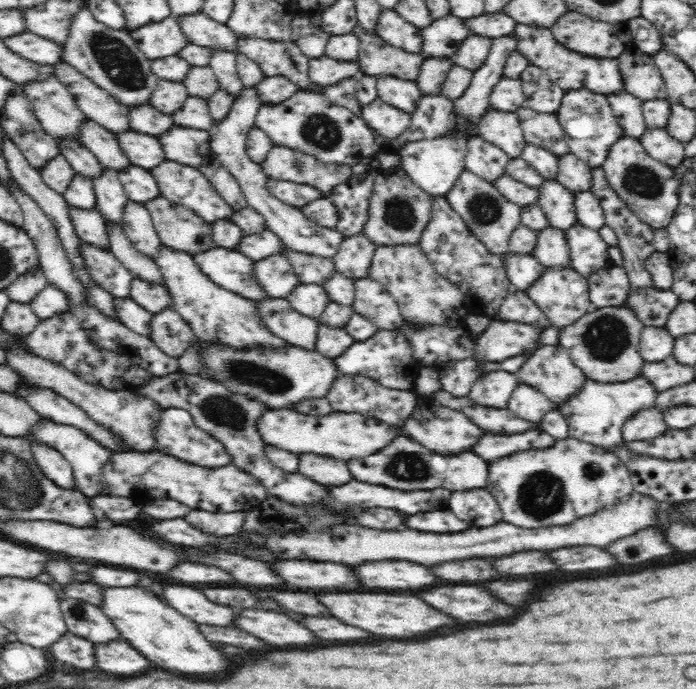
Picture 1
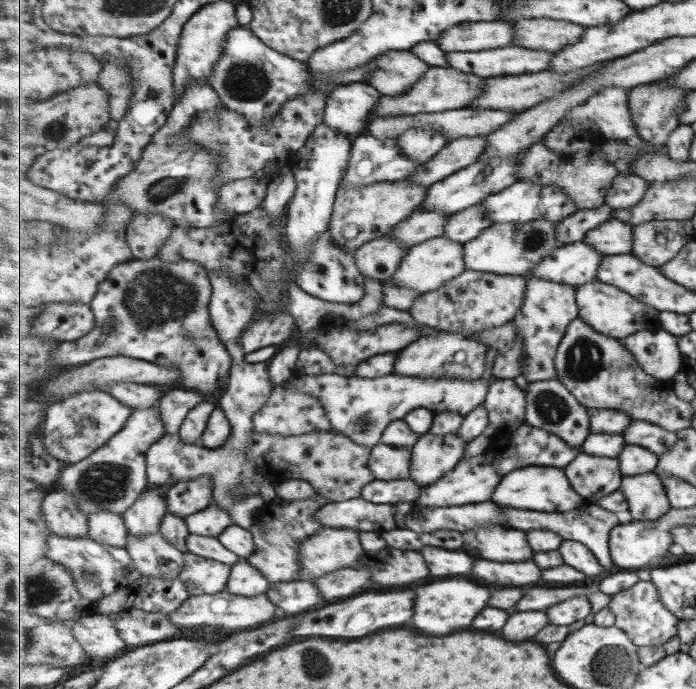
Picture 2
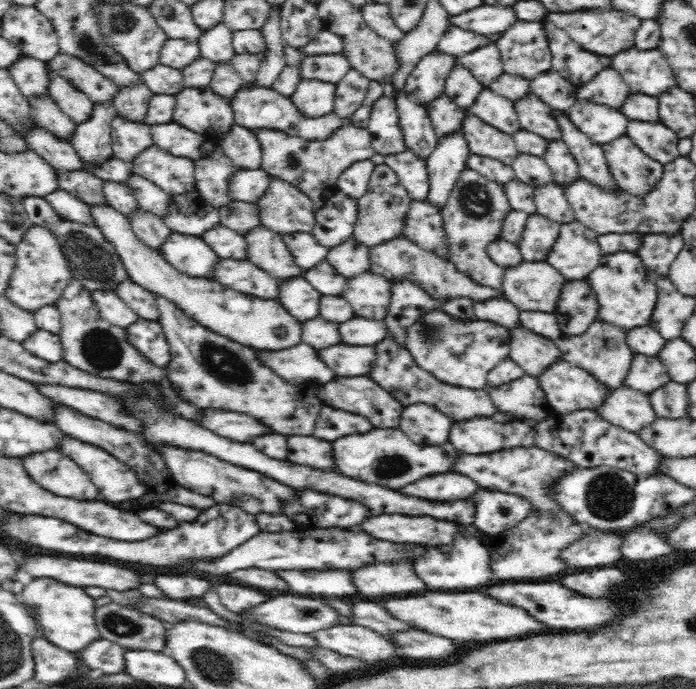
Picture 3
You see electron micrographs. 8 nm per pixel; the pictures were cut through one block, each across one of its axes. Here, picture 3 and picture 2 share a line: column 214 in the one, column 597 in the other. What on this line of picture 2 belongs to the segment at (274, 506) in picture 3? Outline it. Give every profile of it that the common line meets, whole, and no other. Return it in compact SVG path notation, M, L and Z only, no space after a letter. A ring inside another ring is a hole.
M579 453L565 470L569 472L569 480L573 480L573 488L591 502L598 502L600 498L619 491L622 485L618 458Z

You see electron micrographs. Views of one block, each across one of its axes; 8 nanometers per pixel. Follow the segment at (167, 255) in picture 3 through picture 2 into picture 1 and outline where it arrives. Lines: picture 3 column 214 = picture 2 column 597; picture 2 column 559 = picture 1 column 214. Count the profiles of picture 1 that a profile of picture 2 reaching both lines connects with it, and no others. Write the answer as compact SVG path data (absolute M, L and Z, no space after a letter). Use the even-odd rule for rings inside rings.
M217 246L193 259L200 270L222 288L254 302L272 299L256 278L255 260L244 253Z

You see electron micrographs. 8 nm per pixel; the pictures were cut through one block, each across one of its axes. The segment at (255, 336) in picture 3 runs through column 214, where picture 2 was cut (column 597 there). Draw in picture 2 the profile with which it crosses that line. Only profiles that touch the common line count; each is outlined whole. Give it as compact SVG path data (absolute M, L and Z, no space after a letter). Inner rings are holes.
M595 280L576 287L576 299L580 307L580 317L597 332L609 337L624 340L640 330L657 330L661 327L660 311L612 284Z

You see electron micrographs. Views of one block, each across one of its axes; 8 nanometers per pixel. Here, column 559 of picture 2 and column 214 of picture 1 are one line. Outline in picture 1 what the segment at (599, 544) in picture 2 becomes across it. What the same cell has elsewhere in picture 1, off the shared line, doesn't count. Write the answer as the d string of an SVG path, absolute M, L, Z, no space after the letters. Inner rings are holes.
M190 510L186 520L200 528L202 532L214 534L214 536L230 536L242 532L246 514L244 512L232 512L232 514L220 514L220 512L202 512L202 510Z

